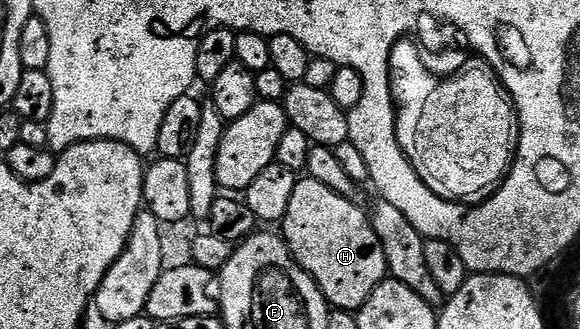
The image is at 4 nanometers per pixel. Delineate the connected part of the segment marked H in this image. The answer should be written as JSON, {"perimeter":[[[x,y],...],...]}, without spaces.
{"perimeter":[[[299,178],[295,182],[293,198],[289,198],[289,210],[285,210],[285,218],[281,222],[281,235],[287,242],[287,248],[295,261],[314,278],[328,305],[335,310],[358,310],[388,275],[385,250],[381,250],[381,242],[368,213],[363,213],[353,201],[312,178]]]}

